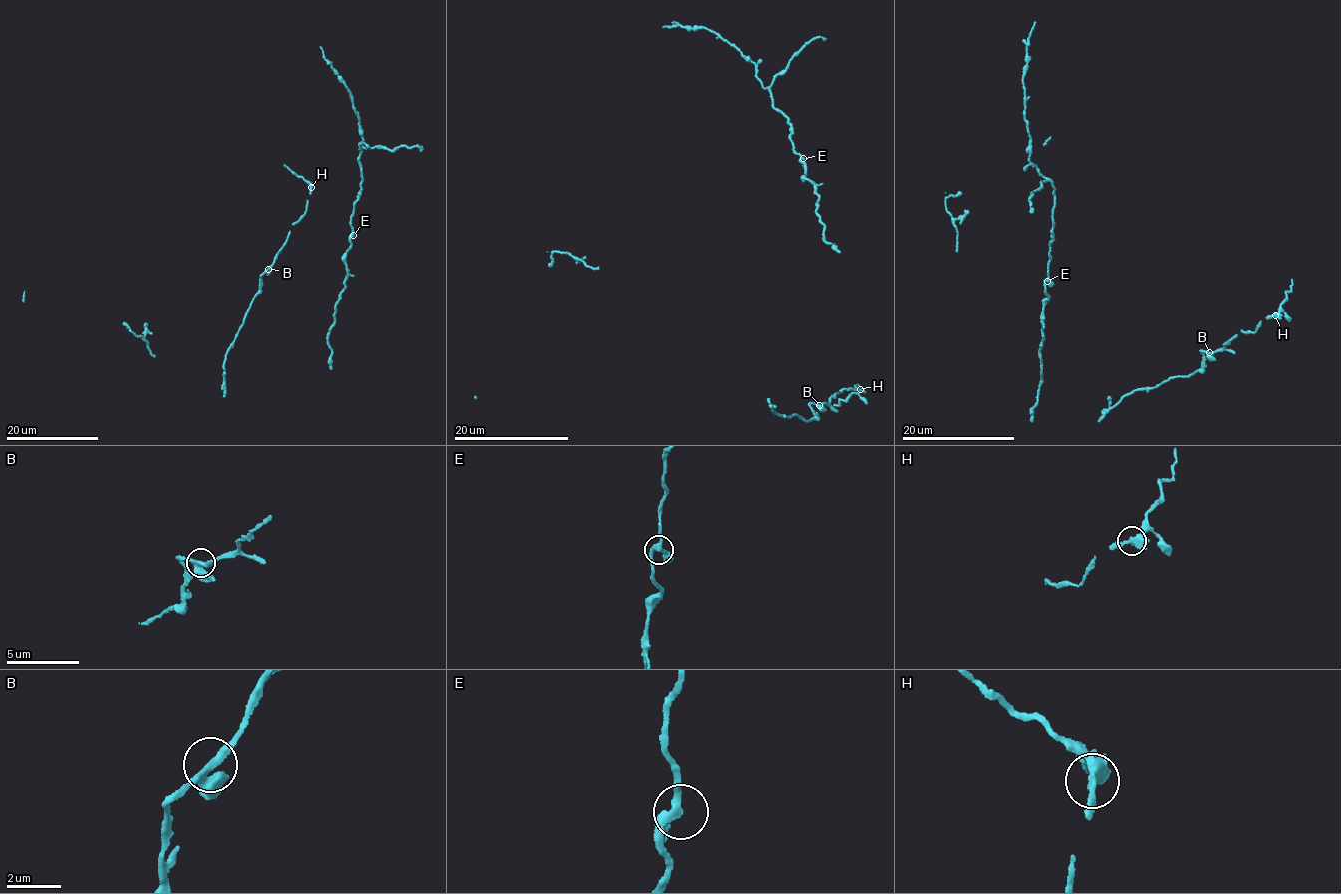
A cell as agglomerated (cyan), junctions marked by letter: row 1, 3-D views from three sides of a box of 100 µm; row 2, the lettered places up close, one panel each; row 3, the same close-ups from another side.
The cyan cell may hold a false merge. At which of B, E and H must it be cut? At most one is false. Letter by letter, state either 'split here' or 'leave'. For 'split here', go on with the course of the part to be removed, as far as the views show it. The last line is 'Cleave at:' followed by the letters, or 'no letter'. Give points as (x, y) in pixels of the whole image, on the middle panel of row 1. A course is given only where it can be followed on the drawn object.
B: leave
E: leave
H: leave
Cleave at: no letter

